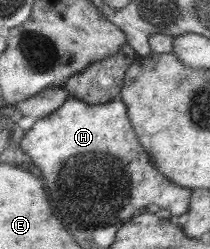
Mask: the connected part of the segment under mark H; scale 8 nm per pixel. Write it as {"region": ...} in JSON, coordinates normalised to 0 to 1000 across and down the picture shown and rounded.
{"region":[[[329,394],[252,454],[176,478],[90,582],[110,614],[129,614],[167,655],[167,671],[205,695],[243,855],[262,855],[262,871],[319,928],[452,920],[510,904],[567,912],[614,888],[643,839],[690,823],[710,823],[710,839],[795,843],[824,876],[890,855],[910,763],[805,735],[800,719],[719,671],[700,614],[671,598],[662,566],[633,542],[633,518],[595,462],[595,422],[562,394],[462,422]]]}

